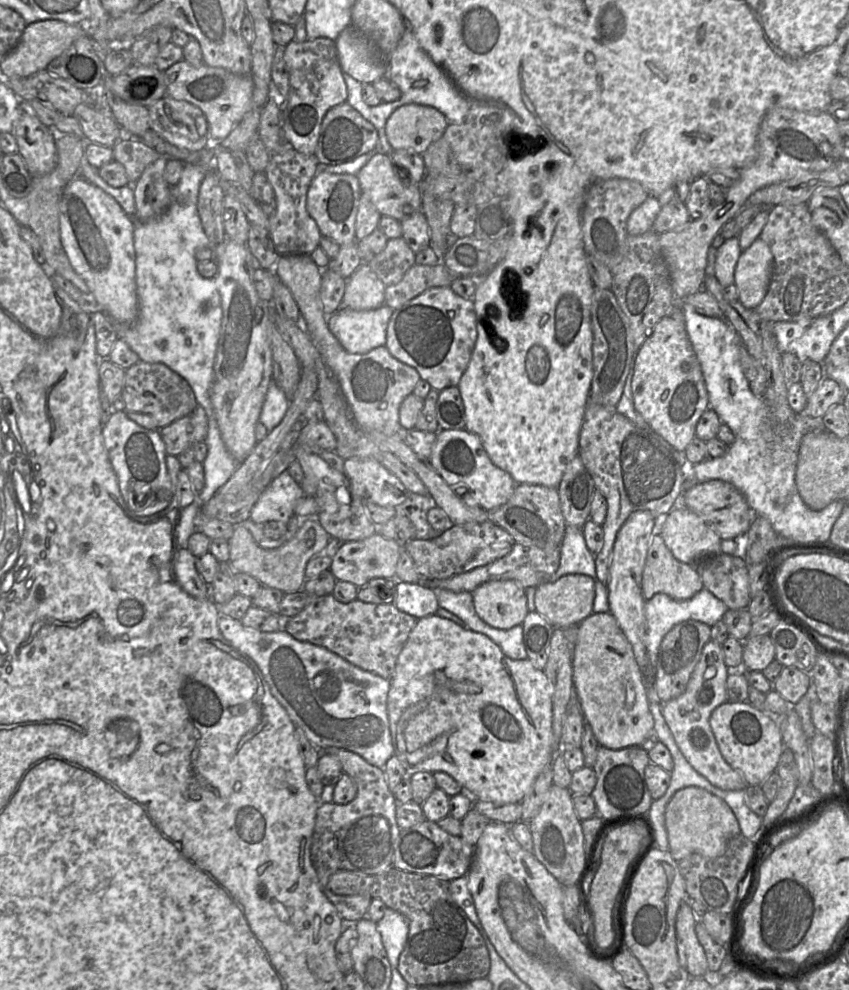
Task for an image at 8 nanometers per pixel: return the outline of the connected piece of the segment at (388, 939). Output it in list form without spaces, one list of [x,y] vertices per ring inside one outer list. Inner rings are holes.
[[[386,908],[382,919],[376,923],[391,967],[398,966],[399,957],[409,933],[409,922],[401,913]]]

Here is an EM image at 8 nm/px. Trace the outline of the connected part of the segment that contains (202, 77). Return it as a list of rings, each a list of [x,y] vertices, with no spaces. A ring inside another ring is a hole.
[[[184,59],[170,66],[164,73],[166,95],[175,100],[189,102],[203,112],[208,123],[210,144],[221,145],[221,142],[250,109],[254,86],[250,74],[237,75],[204,63],[194,66]]]

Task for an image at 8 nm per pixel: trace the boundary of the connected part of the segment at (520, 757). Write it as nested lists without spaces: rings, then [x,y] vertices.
[[[436,614],[418,619],[410,633],[401,653],[398,656],[395,671],[390,682],[387,698],[389,729],[394,754],[411,776],[416,772],[444,772],[455,779],[475,800],[493,802],[495,804],[520,803],[527,795],[537,776],[544,767],[553,762],[561,751],[555,750],[555,737],[552,731],[552,685],[543,670],[539,670],[526,658],[512,660],[507,657],[490,638],[462,627],[455,622]]]

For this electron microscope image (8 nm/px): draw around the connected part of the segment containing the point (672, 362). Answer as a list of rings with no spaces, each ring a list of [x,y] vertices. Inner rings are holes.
[[[670,316],[663,317],[646,338],[638,352],[632,378],[632,395],[635,410],[648,426],[675,451],[685,451],[695,436],[695,429],[704,411],[710,407],[701,366],[688,338],[685,325]]]

